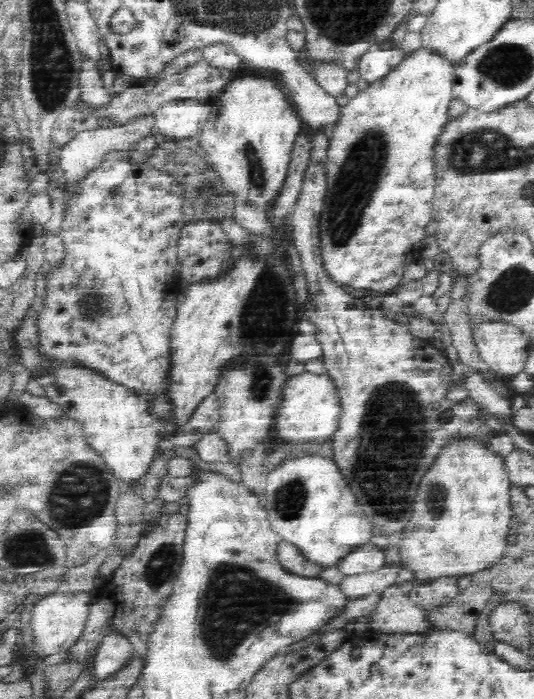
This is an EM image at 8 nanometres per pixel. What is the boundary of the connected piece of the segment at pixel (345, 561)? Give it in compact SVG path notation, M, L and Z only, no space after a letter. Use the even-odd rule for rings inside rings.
M366 542L360 548L356 548L352 554L342 558L338 562L338 569L346 576L354 576L360 573L370 573L384 566L384 549Z

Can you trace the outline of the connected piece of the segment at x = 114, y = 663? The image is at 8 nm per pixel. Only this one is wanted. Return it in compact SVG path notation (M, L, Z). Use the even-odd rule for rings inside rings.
M110 632L102 638L102 644L98 646L95 654L95 680L102 681L110 674L118 672L124 662L134 654L133 648L124 634Z

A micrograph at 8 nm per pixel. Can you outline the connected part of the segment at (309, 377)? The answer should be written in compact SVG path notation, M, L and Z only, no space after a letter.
M306 370L294 374L294 378L290 378L284 386L281 402L274 422L282 440L296 444L324 444L335 436L341 415L341 402L337 388L327 374L320 376Z

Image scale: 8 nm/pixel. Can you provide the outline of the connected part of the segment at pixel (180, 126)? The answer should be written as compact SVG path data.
M194 99L164 103L154 114L155 131L172 140L192 138L204 128L211 110L210 104L198 104Z

